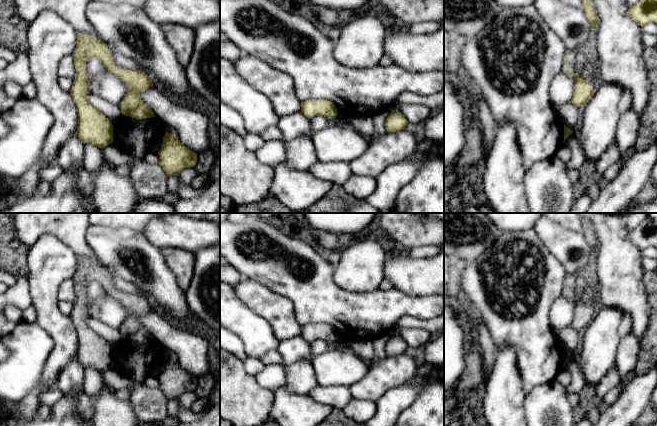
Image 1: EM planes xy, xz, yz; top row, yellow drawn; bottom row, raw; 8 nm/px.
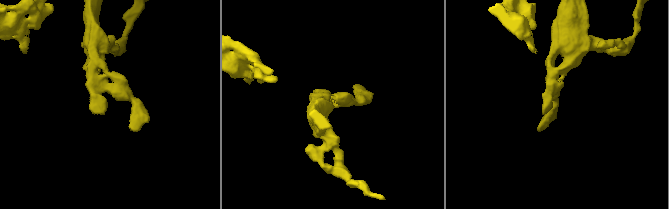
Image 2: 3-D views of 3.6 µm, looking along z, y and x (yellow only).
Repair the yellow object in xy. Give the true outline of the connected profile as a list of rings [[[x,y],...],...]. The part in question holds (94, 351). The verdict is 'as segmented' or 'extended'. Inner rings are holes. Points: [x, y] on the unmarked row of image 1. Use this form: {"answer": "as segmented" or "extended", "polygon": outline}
{"answer": "as segmented", "polygon": [[[77,258],[77,269],[72,280],[76,300],[69,316],[77,330],[76,358],[83,368],[89,366],[101,373],[113,364],[111,345],[94,332],[86,321],[90,317],[86,285],[91,282],[99,283],[106,294],[117,299],[127,309],[128,317],[119,328],[123,339],[136,343],[155,341],[152,333],[140,322],[141,316],[154,309],[144,295],[127,294],[116,290],[105,267],[88,258]]]}

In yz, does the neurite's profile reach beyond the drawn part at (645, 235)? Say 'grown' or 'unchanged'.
unchanged

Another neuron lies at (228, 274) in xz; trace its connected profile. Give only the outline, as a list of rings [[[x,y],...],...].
[[[231,265],[220,266],[220,281],[224,281],[232,286],[235,286],[241,282],[243,278],[244,276]]]

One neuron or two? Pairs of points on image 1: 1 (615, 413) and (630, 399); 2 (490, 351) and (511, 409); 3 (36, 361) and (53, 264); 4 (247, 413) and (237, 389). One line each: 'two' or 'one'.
1: one
2: two
3: two
4: one

